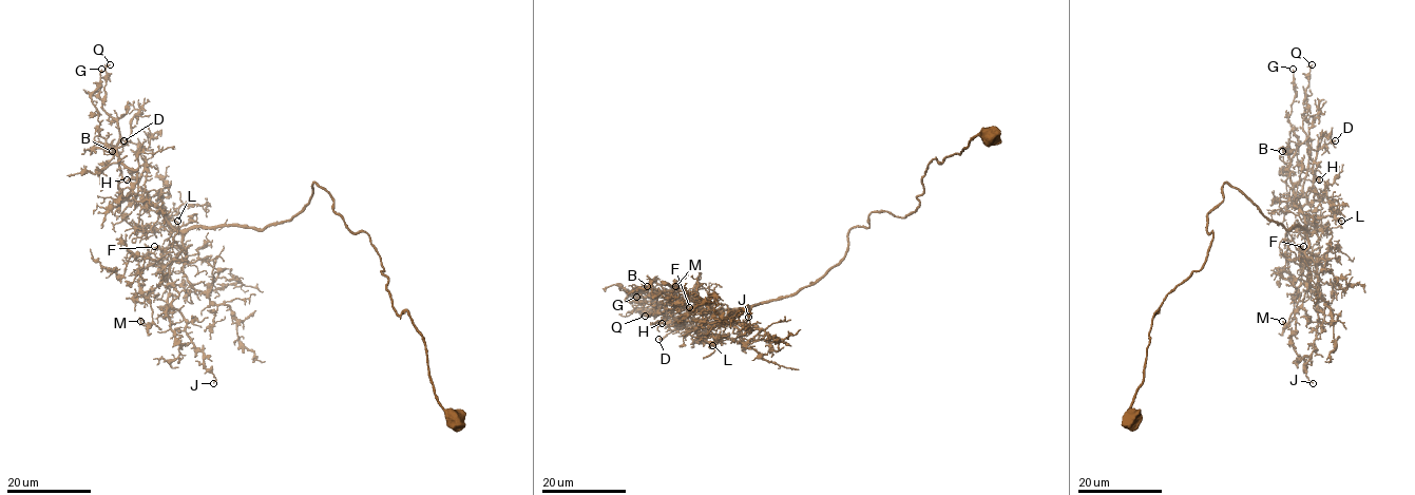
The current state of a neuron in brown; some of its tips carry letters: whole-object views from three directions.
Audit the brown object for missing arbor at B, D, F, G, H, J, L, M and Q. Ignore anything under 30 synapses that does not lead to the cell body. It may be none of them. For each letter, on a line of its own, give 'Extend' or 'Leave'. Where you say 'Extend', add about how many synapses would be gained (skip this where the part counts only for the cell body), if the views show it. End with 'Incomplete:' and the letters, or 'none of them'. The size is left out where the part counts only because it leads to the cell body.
B: Leave
D: Leave
F: Leave
G: Leave
H: Leave
J: Leave
L: Leave
M: Leave
Q: Leave
Incomplete: none of them

